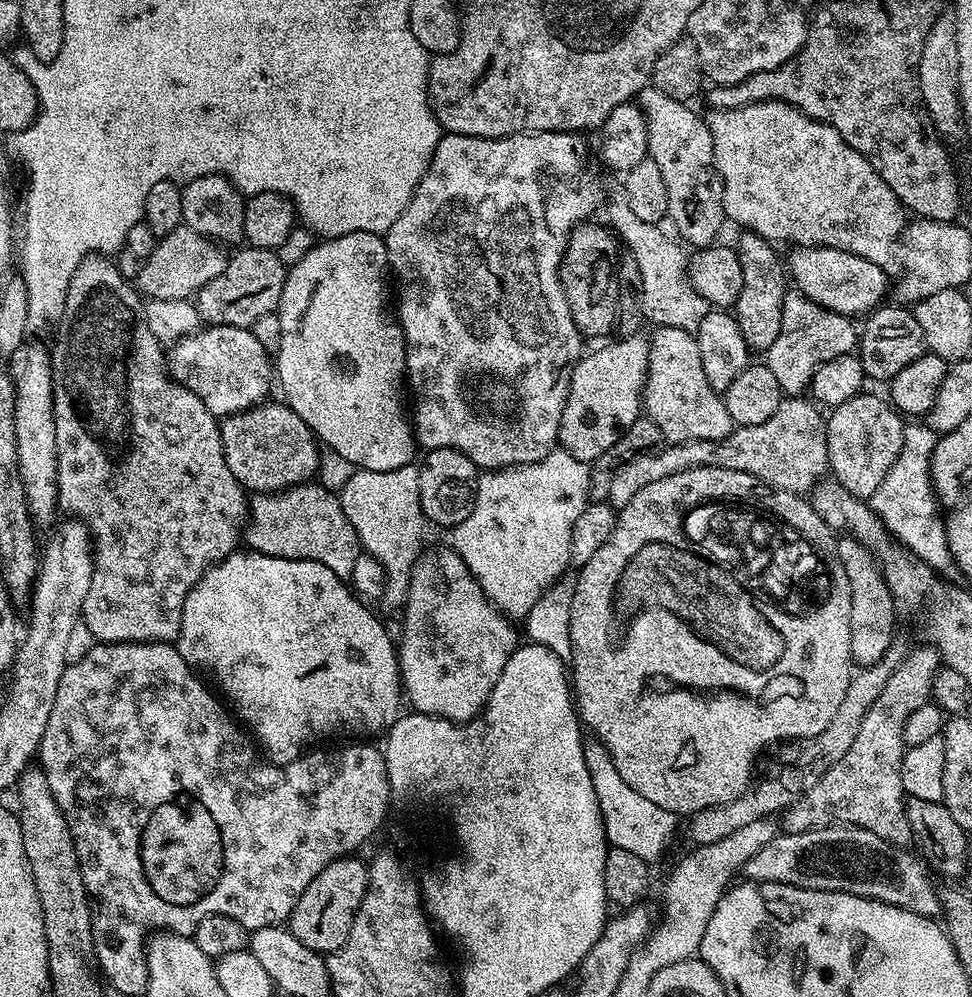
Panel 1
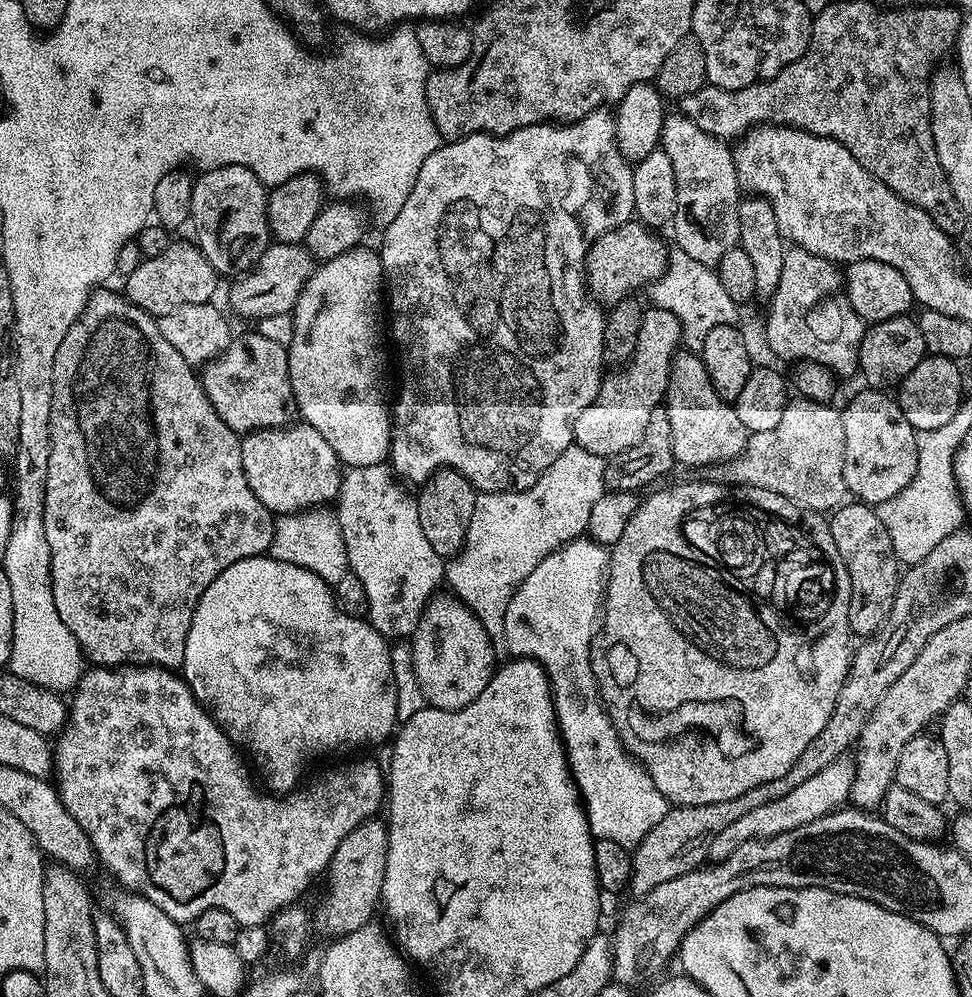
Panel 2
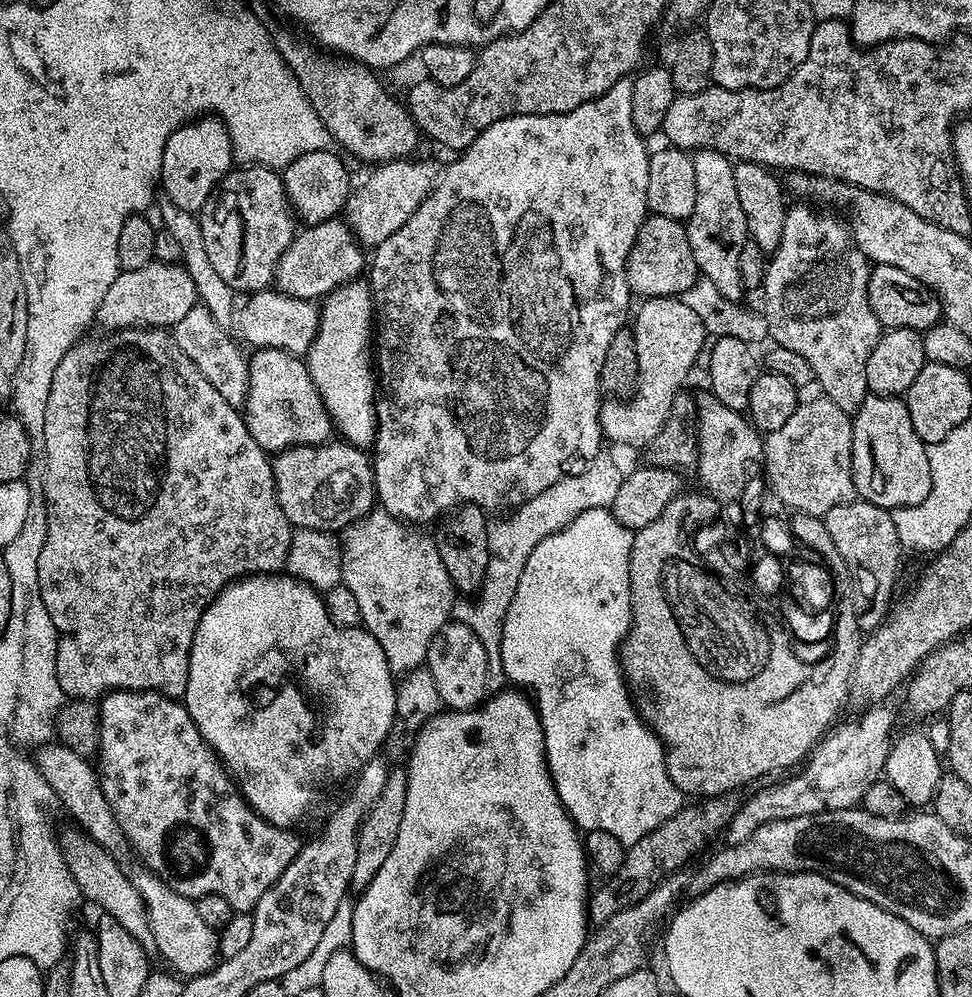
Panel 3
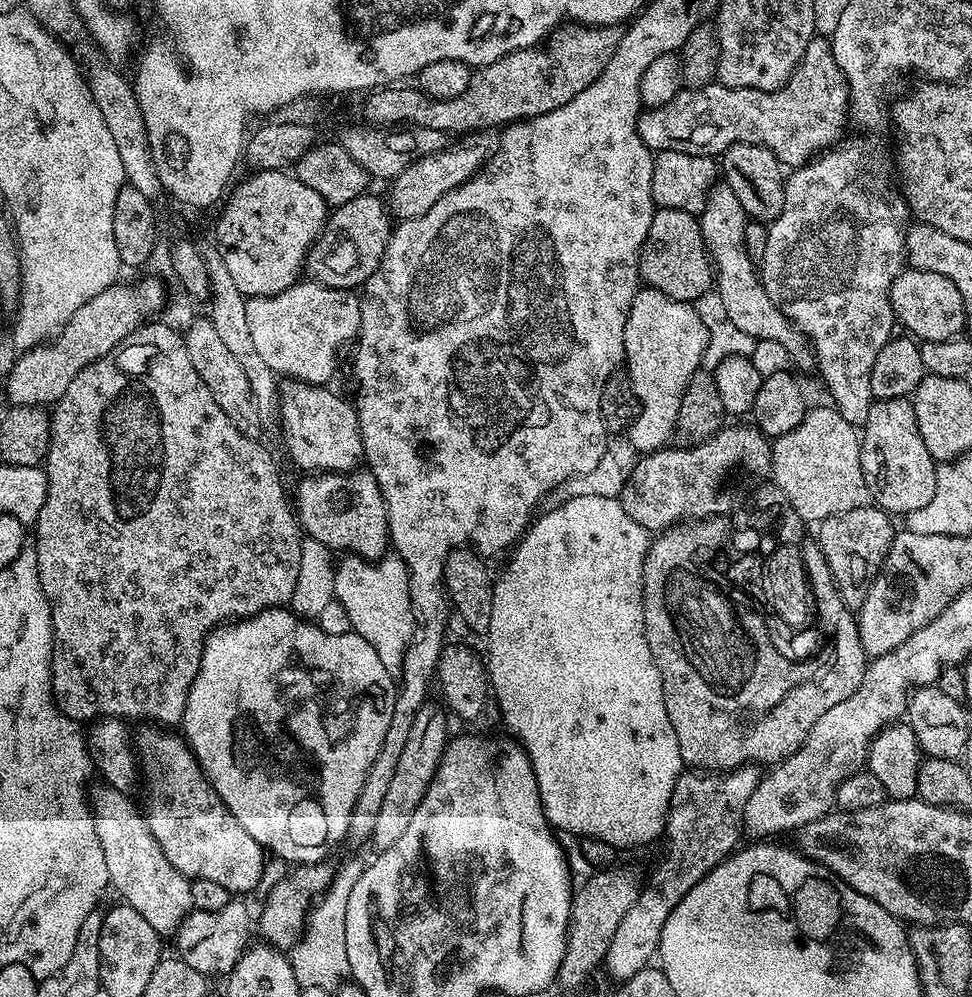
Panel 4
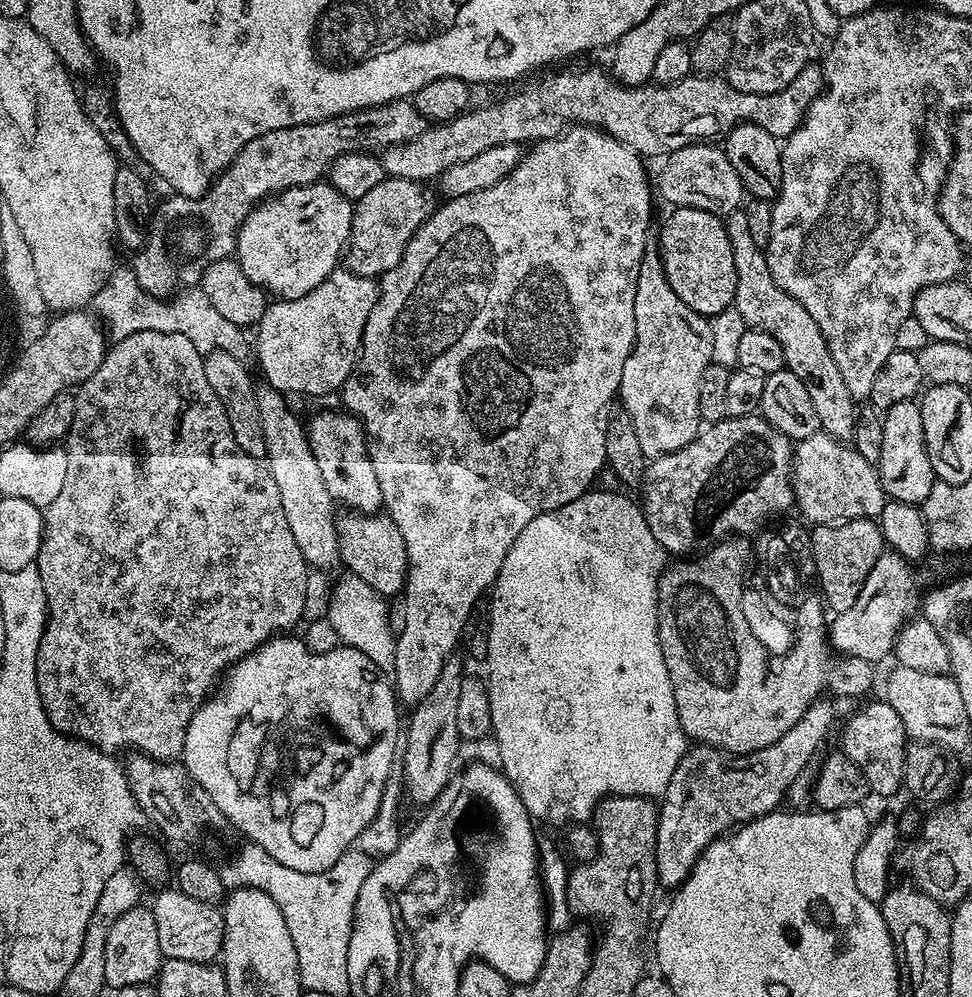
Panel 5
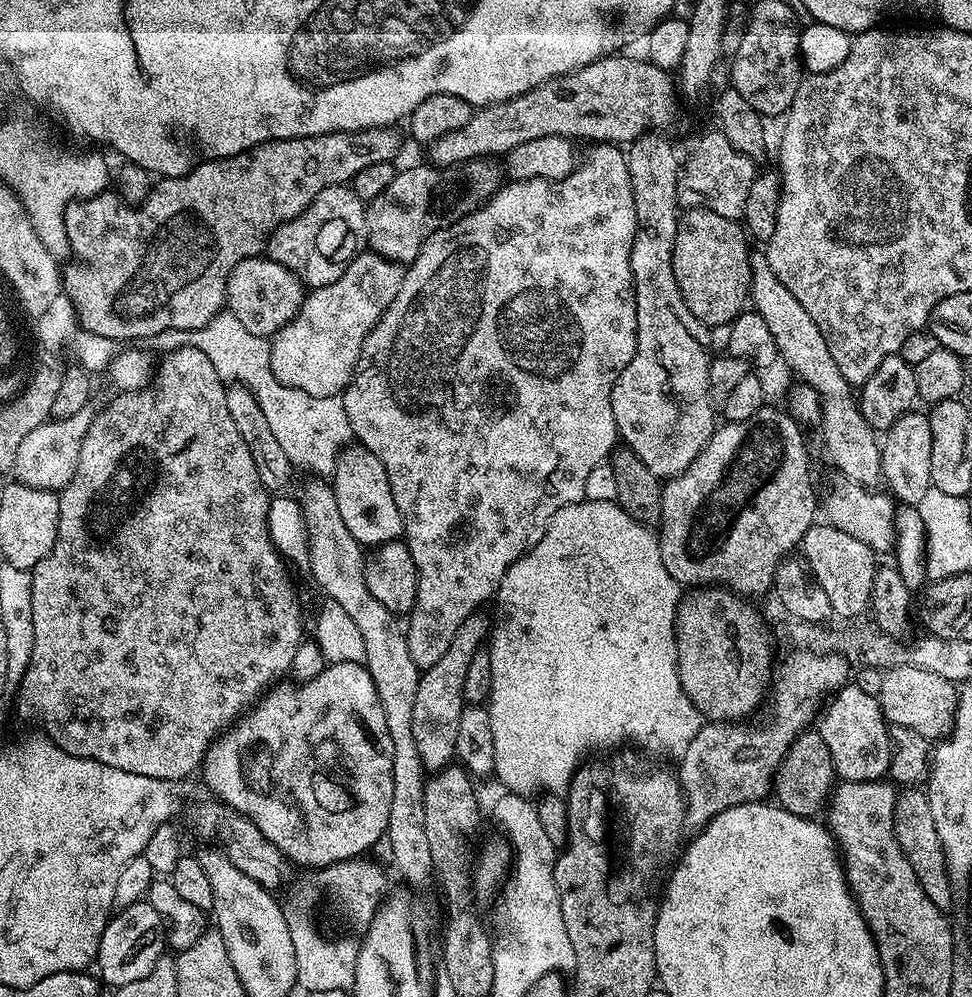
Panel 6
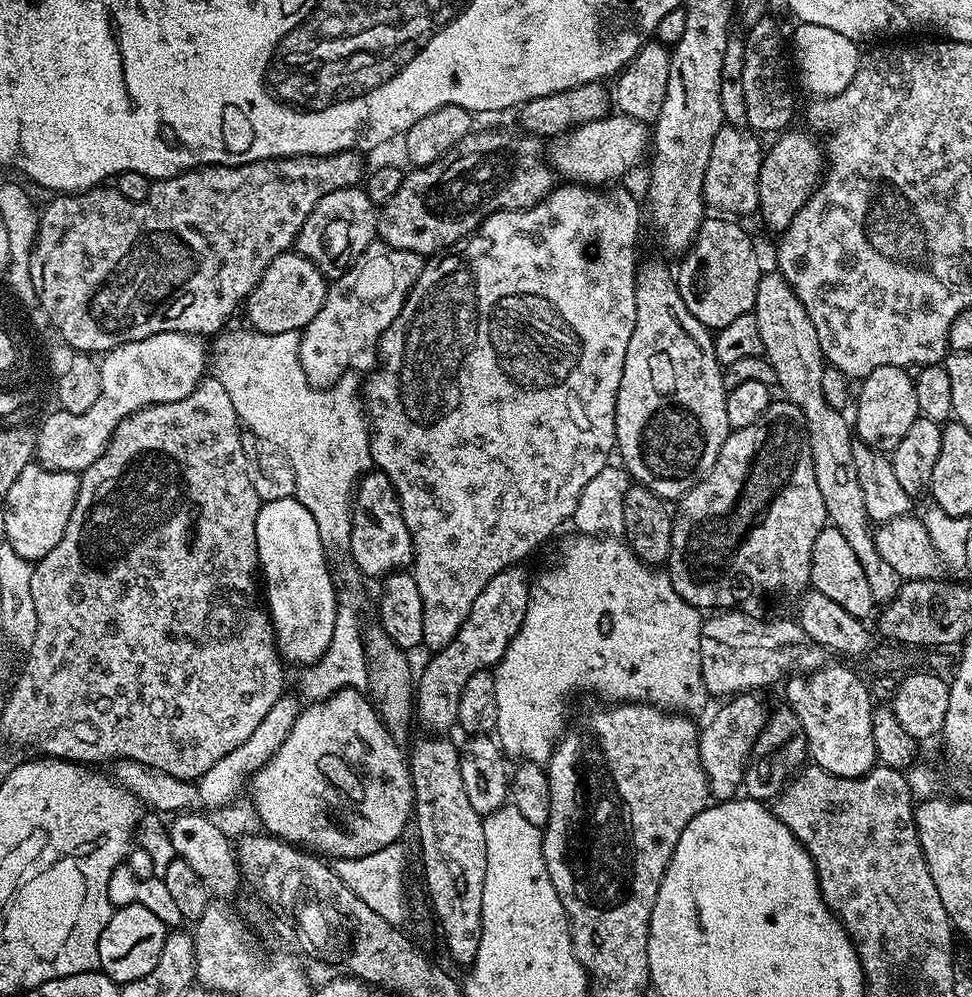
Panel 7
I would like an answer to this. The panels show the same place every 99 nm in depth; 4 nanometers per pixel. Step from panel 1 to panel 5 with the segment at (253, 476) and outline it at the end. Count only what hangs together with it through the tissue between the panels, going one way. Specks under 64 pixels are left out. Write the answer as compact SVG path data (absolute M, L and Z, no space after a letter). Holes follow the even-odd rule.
M348 510L336 521L337 540L340 547L339 563L349 573L357 575L372 587L377 594L385 598L399 597L408 581L408 559L406 542L402 542L402 533L398 526L386 514L365 514Z

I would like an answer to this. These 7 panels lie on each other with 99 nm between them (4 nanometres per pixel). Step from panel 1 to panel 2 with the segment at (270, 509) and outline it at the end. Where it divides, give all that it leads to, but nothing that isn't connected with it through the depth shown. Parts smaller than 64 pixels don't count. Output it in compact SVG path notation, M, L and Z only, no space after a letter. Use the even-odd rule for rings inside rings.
M327 507L308 508L305 512L286 512L275 517L274 538L270 555L276 560L290 562L294 566L302 566L302 570L310 570L318 574L330 586L341 581L348 574L346 544L343 542L342 530L336 521L335 511Z

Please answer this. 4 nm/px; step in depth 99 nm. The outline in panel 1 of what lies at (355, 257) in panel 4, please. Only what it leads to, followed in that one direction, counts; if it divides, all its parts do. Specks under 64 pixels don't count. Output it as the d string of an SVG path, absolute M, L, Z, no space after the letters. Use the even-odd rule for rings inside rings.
M244 246L241 252L231 253L228 256L228 265L214 282L206 282L202 290L196 293L194 303L200 312L200 319L205 325L221 324L222 326L238 326L239 328L251 328L266 314L276 312L282 298L282 286L288 277L288 268L280 261L279 255L271 248L254 248Z

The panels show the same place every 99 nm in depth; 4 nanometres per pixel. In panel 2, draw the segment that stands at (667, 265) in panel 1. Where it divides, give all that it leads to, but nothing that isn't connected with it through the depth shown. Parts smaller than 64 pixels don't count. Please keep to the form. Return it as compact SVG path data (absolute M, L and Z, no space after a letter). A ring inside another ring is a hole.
M674 248L669 251L668 271L649 285L650 301L655 307L668 310L680 319L681 337L685 347L699 353L705 344L706 334L714 326L739 323L740 306L734 302L722 286L719 273L707 264L695 261L685 251Z

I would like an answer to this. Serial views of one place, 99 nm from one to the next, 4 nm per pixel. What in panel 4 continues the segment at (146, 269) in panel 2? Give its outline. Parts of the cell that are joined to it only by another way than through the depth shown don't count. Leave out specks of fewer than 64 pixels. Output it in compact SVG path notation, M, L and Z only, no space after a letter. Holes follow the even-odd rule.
M142 280L138 284L111 284L103 291L103 296L93 300L72 320L60 342L53 348L33 352L28 359L20 361L19 368L13 372L11 388L12 399L19 401L41 400L44 406L55 405L66 394L66 386L78 378L86 366L98 358L110 354L129 334L141 327L155 314L163 313L166 307L164 288L156 280Z

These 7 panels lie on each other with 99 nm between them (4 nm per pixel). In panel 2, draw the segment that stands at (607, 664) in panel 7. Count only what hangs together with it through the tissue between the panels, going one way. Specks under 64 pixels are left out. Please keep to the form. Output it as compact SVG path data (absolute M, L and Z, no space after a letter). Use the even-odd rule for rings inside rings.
M577 538L571 540L568 544L563 544L560 547L560 551L552 552L546 558L542 558L542 562L538 562L538 566L534 566L530 578L526 578L526 582L522 582L522 586L518 586L514 598L510 598L510 606L506 606L503 647L505 649L509 648L512 651L511 655L513 657L538 661L546 670L548 681L552 687L552 705L556 711L556 730L560 733L560 740L564 743L564 754L568 758L568 769L572 772L572 780L576 784L576 789L580 792L580 799L584 801L584 811L588 814L588 825L593 837L596 840L618 842L618 846L632 850L635 849L637 844L642 842L642 838L646 838L646 834L650 834L650 830L654 830L654 826L658 826L658 822L662 822L662 818L666 818L670 805L668 799L662 794L662 790L658 790L658 786L654 786L650 774L640 765L640 761L631 755L628 749L624 747L624 743L620 741L620 736L616 732L615 726L612 725L612 719L608 717L608 709L605 708L603 700L600 699L600 687L594 678L594 670L592 669L592 642L595 640L596 633L602 624L604 586L608 579L609 555L609 549L605 545L598 544L591 538Z

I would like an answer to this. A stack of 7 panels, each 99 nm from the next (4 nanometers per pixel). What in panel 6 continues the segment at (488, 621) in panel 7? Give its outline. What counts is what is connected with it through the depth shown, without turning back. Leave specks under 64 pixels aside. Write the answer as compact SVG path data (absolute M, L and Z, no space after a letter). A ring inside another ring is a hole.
M483 611L472 613L462 626L458 626L458 634L454 634L454 642L434 666L423 669L418 682L418 694L415 695L413 714L414 739L418 746L421 762L429 773L440 772L453 763L458 742L458 718L462 718L466 701L464 699L464 683L466 670L470 670L470 658L474 652L489 639L490 627Z

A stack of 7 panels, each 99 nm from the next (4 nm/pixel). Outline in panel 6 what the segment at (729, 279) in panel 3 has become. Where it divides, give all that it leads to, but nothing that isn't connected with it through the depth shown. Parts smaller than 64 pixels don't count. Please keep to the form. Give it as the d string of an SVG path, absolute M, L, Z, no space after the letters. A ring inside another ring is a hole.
M758 250L752 252L750 304L758 314L762 314L766 326L770 326L770 334L774 334L774 342L780 351L779 359L785 360L800 375L797 377L820 395L824 436L845 478L862 488L879 489L885 483L884 454L876 429L866 422L857 393L842 370L838 370L838 362L834 362L822 330L810 318L810 314L806 314L806 306L802 306L802 302L798 302L798 298L794 298L794 294L790 294L782 282L778 282L774 270L770 270L767 255Z

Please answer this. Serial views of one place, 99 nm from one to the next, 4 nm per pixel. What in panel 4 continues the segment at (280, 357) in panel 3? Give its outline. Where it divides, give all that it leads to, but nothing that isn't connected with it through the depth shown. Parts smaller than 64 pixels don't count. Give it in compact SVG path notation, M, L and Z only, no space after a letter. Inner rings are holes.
M291 378L285 379L280 385L280 419L282 421L282 433L284 432L284 444L288 447L288 456L300 468L308 468L313 473L322 472L351 472L361 467L364 460L364 447L362 446L362 434L360 433L360 423L358 422L358 414L356 413L355 403L351 399L343 400L336 392L331 392L331 387L322 384L307 384L301 380Z

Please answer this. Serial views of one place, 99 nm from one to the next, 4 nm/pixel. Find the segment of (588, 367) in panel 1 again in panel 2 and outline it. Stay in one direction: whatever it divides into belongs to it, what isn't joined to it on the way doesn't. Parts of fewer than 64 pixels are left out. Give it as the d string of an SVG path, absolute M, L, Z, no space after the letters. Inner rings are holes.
M649 307L642 318L638 346L630 363L623 370L613 371L616 372L613 376L605 375L601 379L596 401L578 414L572 427L575 447L585 448L590 454L603 458L615 458L619 452L630 450L630 446L646 434L650 414L665 403L672 362L681 344L680 319L668 310Z

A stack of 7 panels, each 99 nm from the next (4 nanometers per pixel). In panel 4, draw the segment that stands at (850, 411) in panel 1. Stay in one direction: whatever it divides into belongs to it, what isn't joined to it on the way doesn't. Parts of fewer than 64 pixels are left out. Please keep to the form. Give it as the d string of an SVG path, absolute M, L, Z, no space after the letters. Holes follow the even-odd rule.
M911 399L878 400L873 403L868 420L862 426L860 461L868 494L874 501L875 507L883 508L889 514L897 514L896 512L907 514L914 510L922 510L922 506L926 506L926 502L934 498L938 464L932 459L930 450L926 450L926 442L922 442L922 434L918 434L918 422L914 418Z

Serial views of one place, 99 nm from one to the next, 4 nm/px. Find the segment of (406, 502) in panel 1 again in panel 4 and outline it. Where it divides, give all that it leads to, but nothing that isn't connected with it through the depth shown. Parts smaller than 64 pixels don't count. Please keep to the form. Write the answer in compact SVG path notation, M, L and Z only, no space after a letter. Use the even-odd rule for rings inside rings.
M345 555L338 563L335 572L335 596L348 613L351 631L366 640L378 653L382 666L392 679L399 679L405 650L415 635L415 612L412 611L412 598L409 594L408 568L397 556L384 556L377 562L364 560L361 556Z

